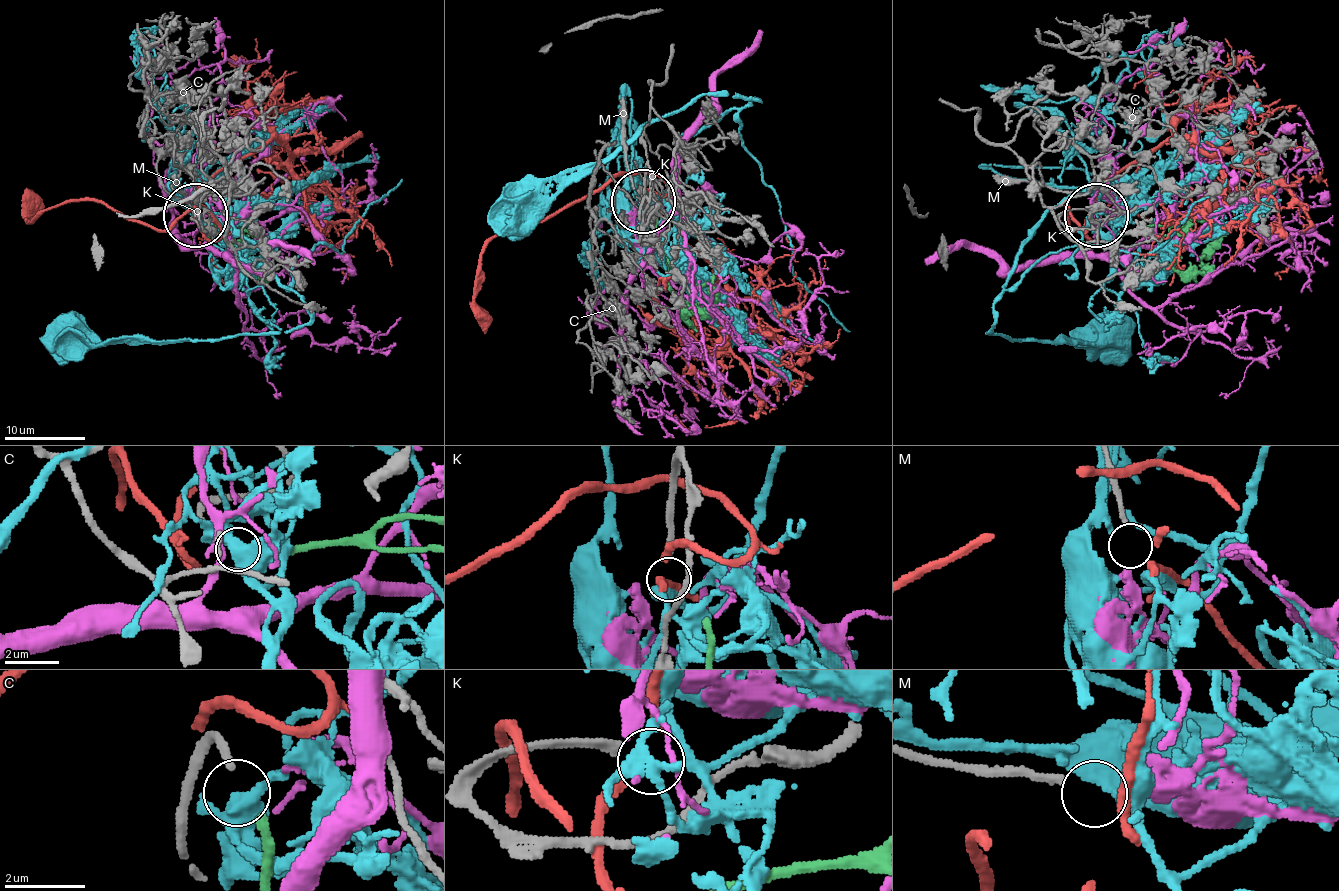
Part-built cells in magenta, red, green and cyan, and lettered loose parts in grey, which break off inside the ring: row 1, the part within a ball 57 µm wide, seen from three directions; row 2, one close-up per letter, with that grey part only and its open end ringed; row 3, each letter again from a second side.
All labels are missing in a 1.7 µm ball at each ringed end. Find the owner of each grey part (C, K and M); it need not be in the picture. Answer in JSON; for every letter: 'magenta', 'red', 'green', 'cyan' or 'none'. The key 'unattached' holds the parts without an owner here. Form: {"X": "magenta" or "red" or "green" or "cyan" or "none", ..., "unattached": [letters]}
{"C": "green", "K": "cyan", "M": "magenta", "unattached": []}

